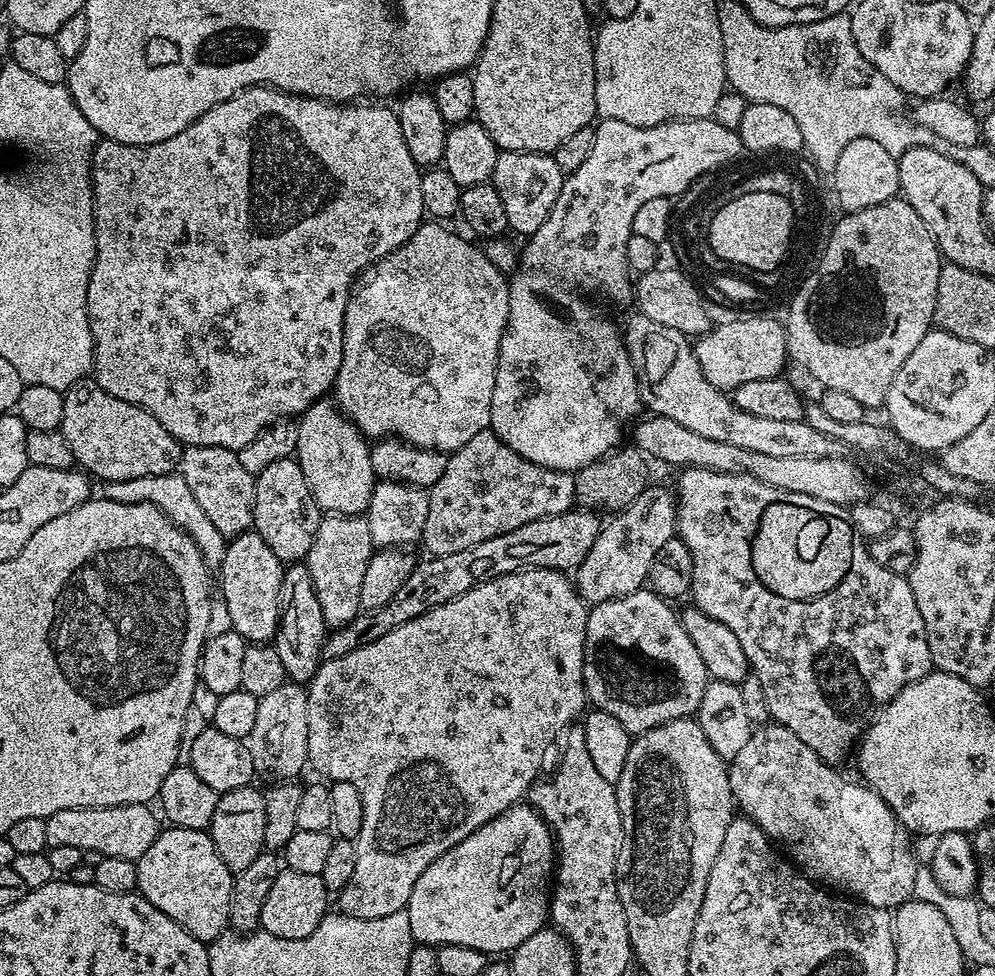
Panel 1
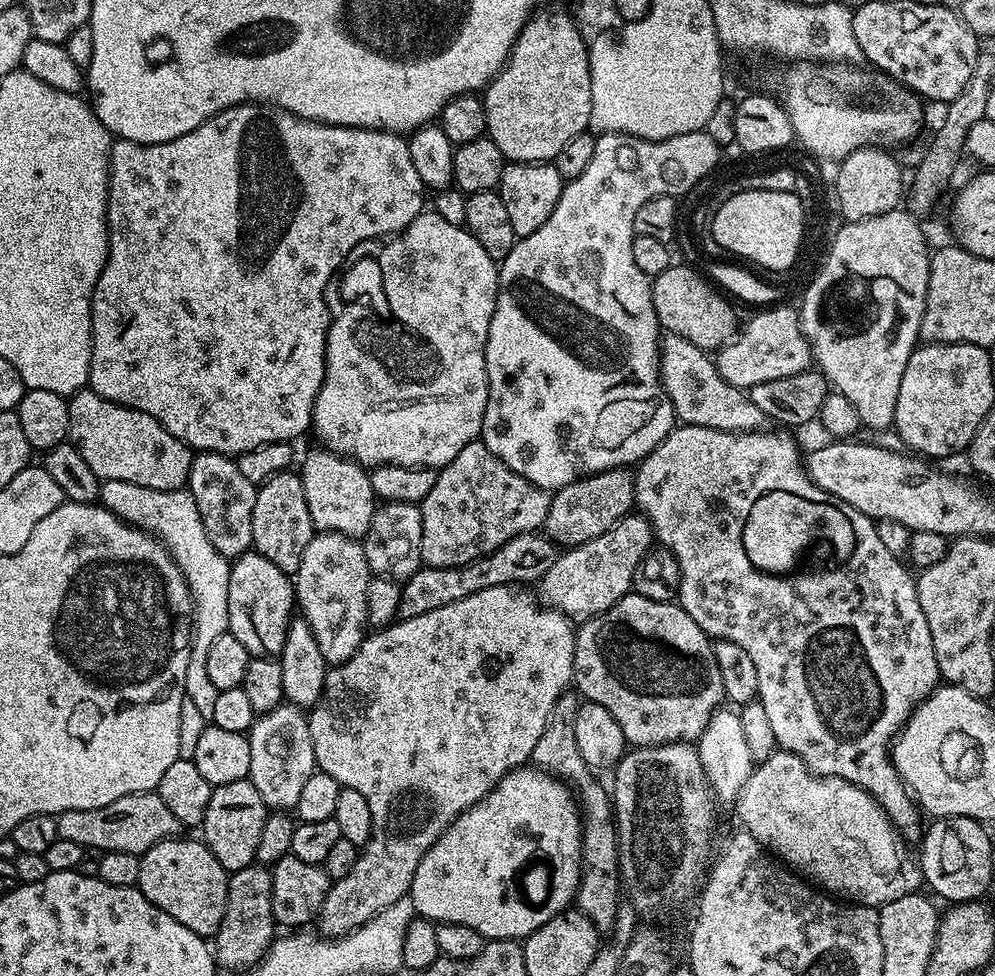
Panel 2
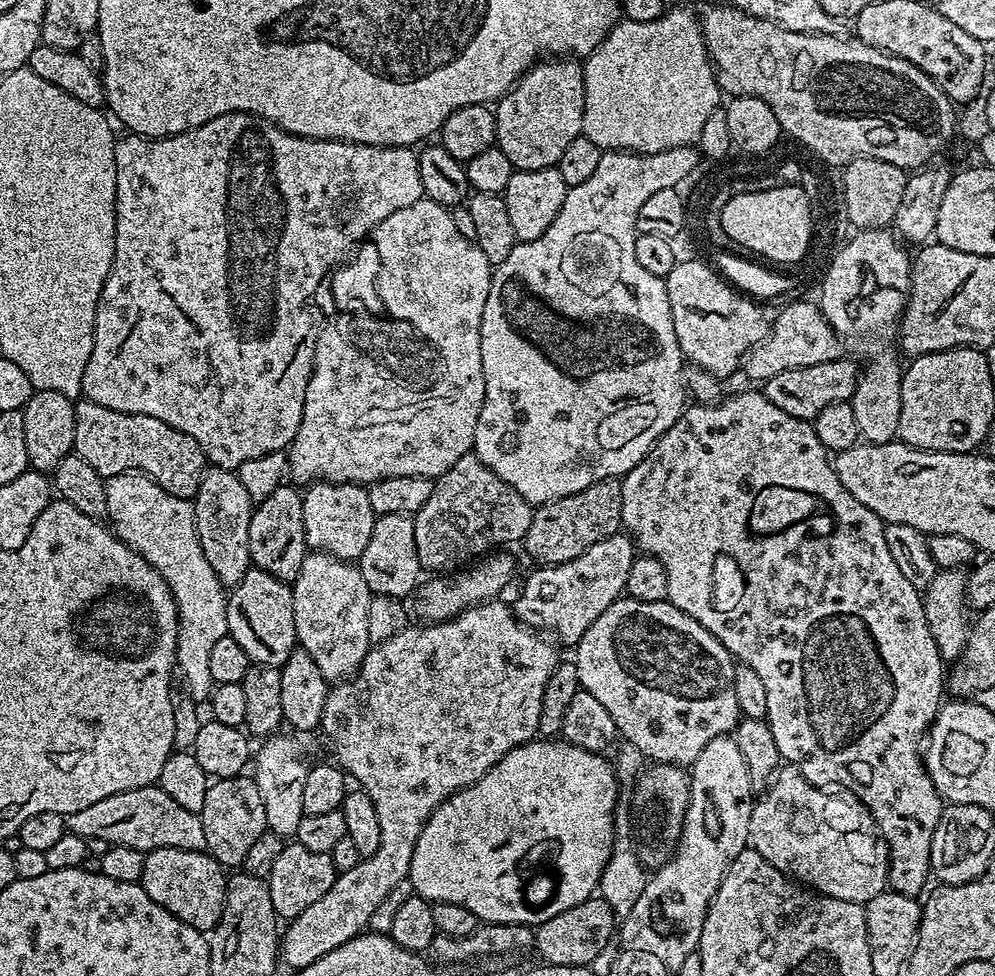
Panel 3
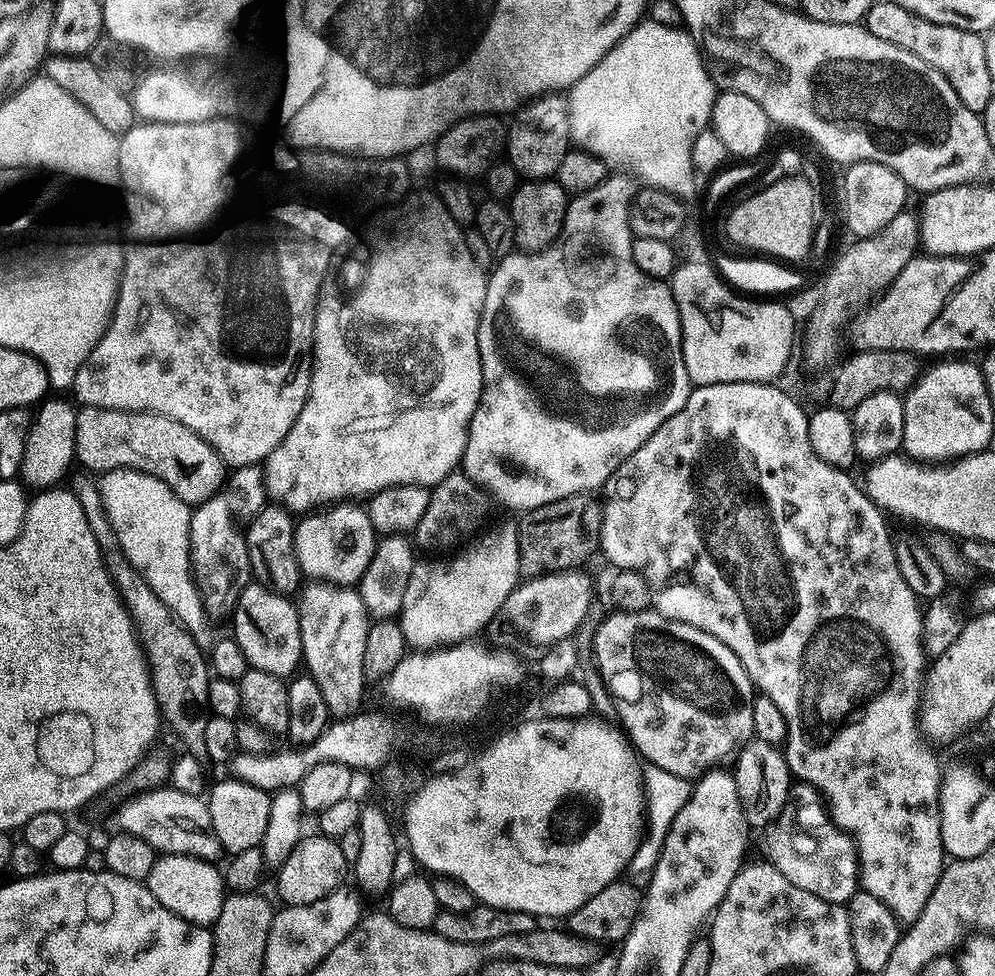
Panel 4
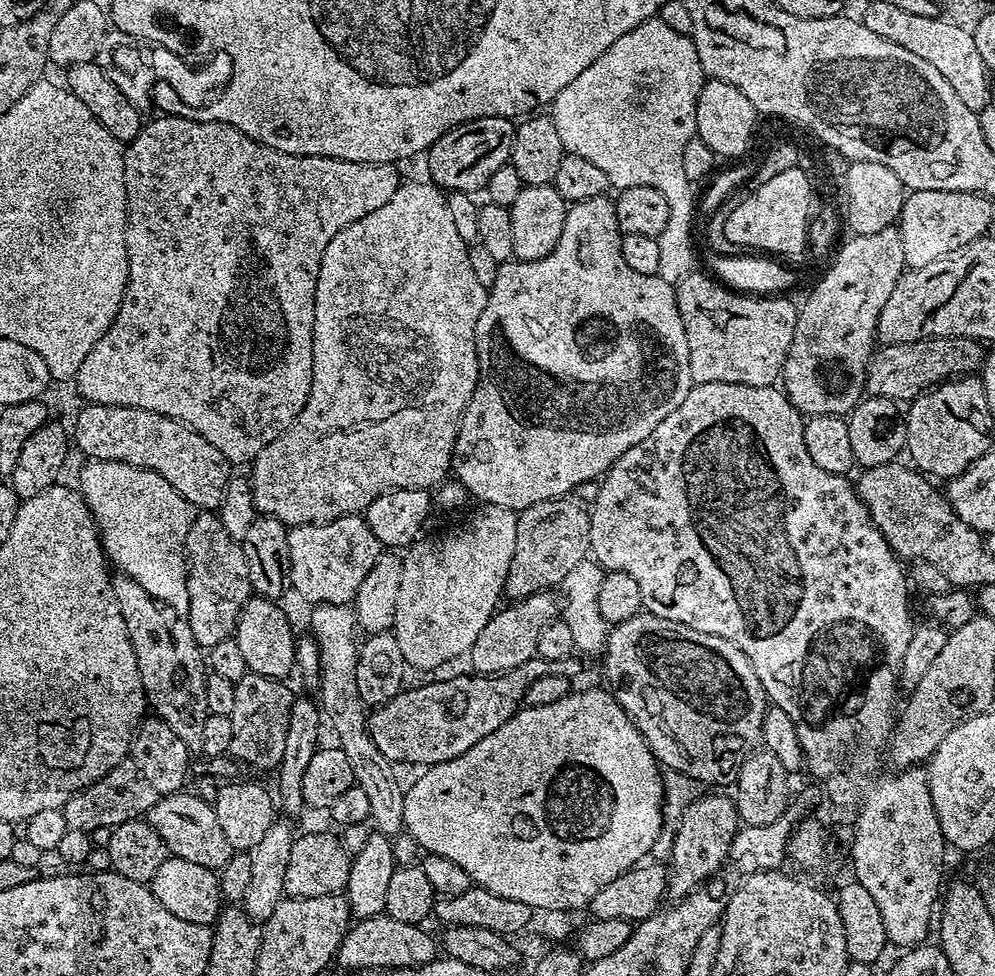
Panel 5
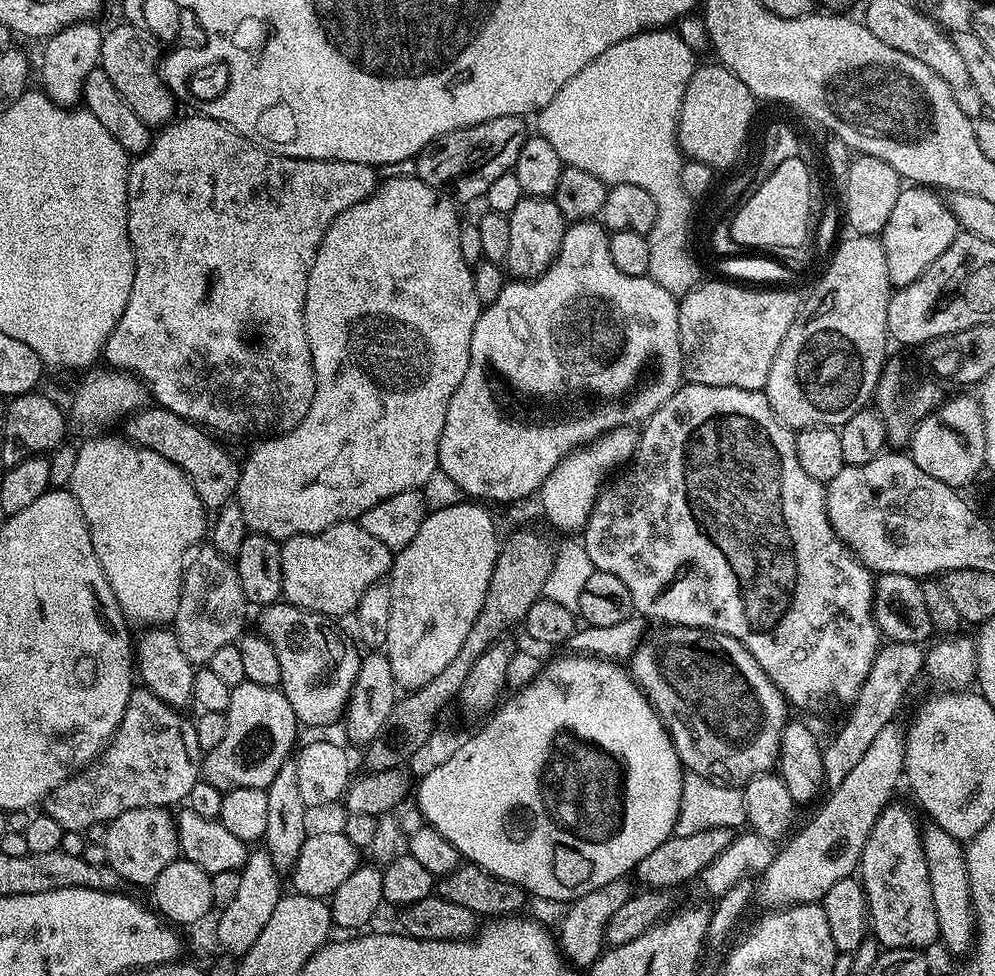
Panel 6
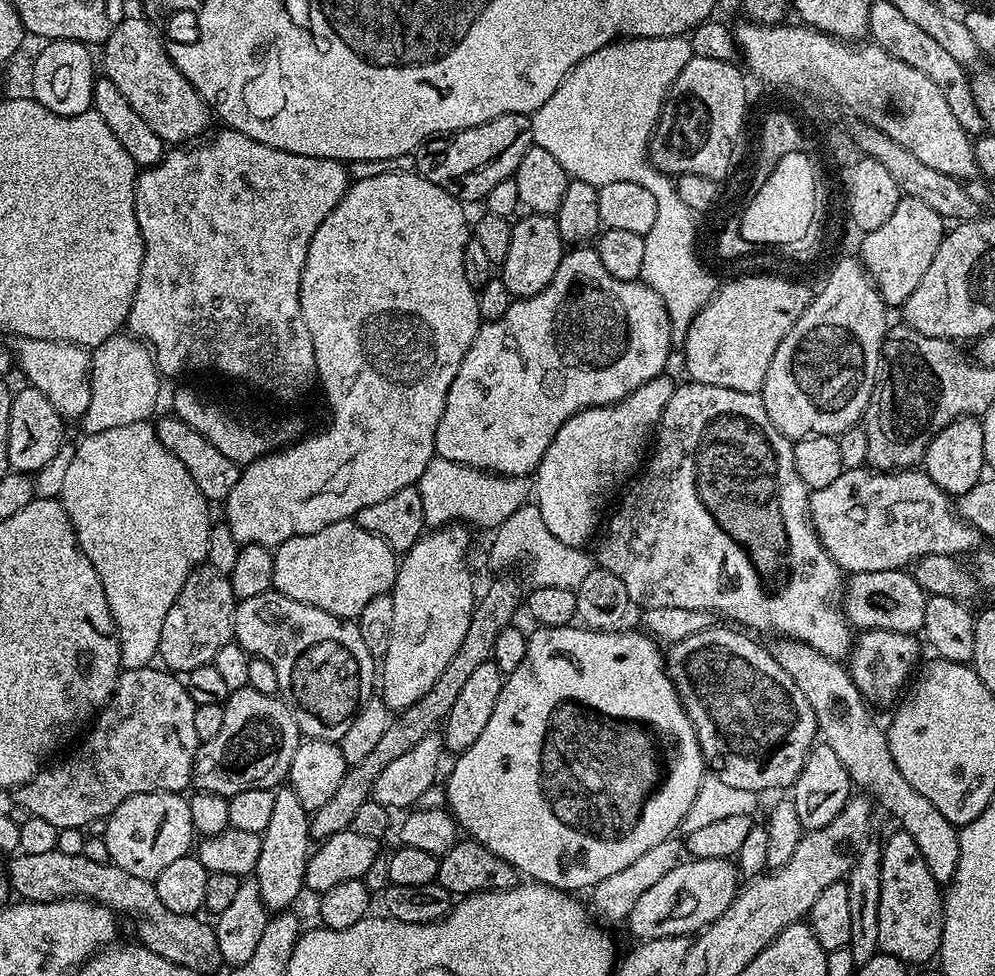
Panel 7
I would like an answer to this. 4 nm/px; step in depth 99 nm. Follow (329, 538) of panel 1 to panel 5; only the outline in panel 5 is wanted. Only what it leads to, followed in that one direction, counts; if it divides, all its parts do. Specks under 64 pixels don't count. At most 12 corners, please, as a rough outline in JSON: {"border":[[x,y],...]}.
{"border":[[317,604],[318,703],[370,798],[396,838],[404,794],[371,738],[358,694],[351,607]]}

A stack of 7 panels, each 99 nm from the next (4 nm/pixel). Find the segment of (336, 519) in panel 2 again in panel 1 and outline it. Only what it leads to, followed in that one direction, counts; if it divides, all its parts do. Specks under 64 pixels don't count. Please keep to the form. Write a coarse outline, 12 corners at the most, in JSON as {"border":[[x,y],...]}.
{"border":[[331,399],[296,424],[294,459],[328,514],[368,511],[370,444]]}

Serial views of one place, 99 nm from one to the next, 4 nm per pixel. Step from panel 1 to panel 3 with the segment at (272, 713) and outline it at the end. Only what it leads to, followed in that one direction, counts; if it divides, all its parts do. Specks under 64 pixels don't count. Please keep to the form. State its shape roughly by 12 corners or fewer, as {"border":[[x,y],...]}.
{"border":[[273,734],[254,752],[266,829],[295,837],[309,770]]}

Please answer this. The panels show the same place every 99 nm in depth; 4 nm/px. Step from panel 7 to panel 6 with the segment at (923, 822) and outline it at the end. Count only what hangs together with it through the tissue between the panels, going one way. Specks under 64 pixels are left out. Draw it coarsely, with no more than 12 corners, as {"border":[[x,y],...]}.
{"border":[[931,822],[922,844],[939,943],[976,939],[965,845]]}

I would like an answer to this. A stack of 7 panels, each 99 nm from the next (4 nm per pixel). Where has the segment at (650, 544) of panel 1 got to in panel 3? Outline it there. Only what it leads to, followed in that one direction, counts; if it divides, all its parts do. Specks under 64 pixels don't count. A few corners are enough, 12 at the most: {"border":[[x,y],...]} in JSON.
{"border":[[617,534],[529,574],[514,611],[575,646],[633,559]]}

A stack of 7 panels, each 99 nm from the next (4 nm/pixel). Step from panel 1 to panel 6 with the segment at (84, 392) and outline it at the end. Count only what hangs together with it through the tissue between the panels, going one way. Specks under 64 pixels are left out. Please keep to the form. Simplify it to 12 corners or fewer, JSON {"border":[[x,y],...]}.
{"border":[[159,406],[127,439],[186,474],[205,509],[233,503],[241,465],[201,425]]}

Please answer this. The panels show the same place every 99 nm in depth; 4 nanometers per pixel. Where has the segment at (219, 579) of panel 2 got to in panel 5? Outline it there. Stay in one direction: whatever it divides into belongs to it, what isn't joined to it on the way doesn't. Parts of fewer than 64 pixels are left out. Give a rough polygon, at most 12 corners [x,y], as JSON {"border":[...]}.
{"border":[[89,459],[104,555],[188,611],[191,504],[162,474]]}

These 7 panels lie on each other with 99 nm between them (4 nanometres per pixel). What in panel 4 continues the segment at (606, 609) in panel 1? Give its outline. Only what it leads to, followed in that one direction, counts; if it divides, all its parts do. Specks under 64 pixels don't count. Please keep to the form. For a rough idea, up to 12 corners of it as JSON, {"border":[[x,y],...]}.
{"border":[[613,611],[590,656],[643,759],[699,778],[753,739],[718,638]]}

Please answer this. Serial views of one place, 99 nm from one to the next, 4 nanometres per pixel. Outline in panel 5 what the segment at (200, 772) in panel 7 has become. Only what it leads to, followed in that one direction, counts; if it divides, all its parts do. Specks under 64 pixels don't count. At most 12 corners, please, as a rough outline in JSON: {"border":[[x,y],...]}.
{"border":[[250,671],[235,684],[231,755],[279,769],[294,692]]}

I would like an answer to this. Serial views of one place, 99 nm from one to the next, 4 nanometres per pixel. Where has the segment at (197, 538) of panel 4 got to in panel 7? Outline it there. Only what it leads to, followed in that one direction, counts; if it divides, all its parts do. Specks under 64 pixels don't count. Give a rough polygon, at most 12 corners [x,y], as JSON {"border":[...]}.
{"border":[[192,569],[162,622],[159,663],[211,664],[233,643],[225,573]]}

